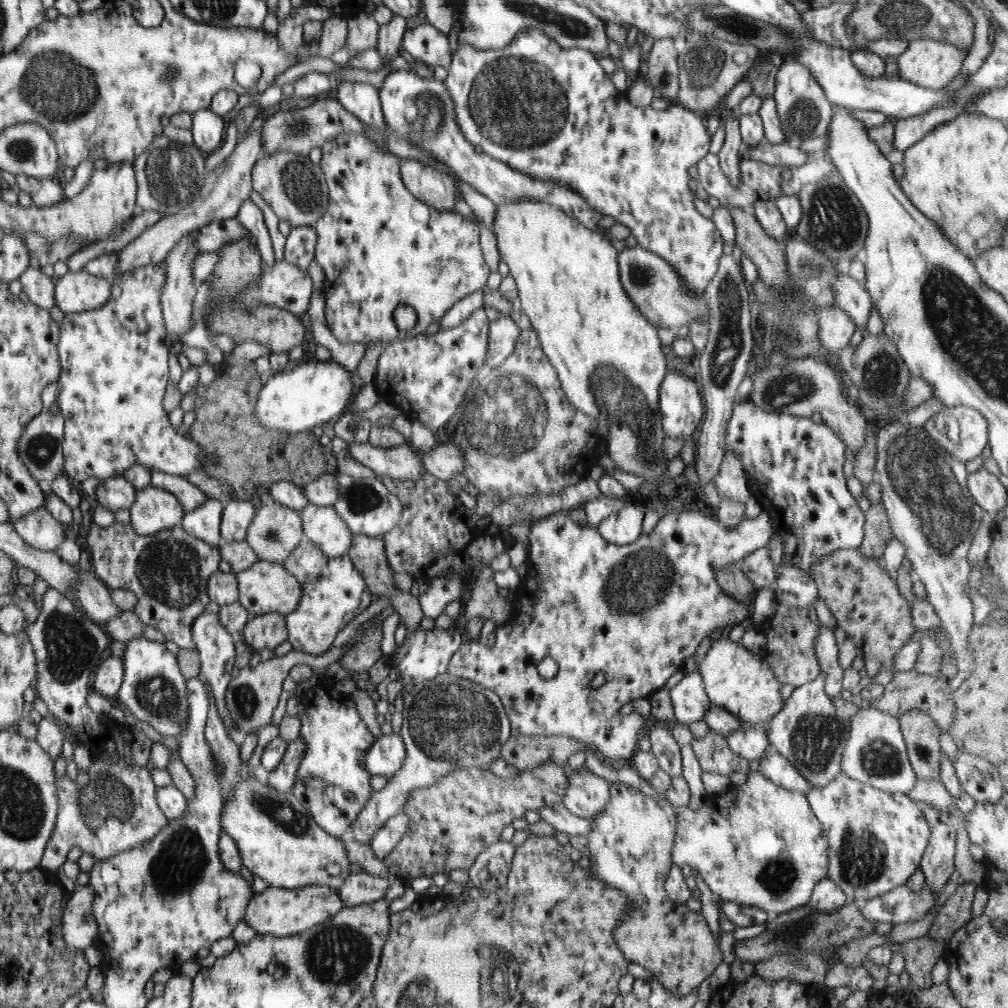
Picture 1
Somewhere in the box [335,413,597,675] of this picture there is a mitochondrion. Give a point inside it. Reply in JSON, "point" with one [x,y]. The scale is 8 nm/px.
{"point":[363,498]}

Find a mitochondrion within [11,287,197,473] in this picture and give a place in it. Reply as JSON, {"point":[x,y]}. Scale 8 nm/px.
{"point":[41,448]}

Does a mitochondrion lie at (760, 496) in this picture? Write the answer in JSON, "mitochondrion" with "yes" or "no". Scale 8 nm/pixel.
{"mitochondrion":"no"}

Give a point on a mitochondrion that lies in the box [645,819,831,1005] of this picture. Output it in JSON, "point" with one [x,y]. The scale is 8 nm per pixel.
{"point":[778,877]}

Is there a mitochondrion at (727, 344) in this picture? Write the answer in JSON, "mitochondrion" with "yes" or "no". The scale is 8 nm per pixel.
{"mitochondrion":"yes"}

